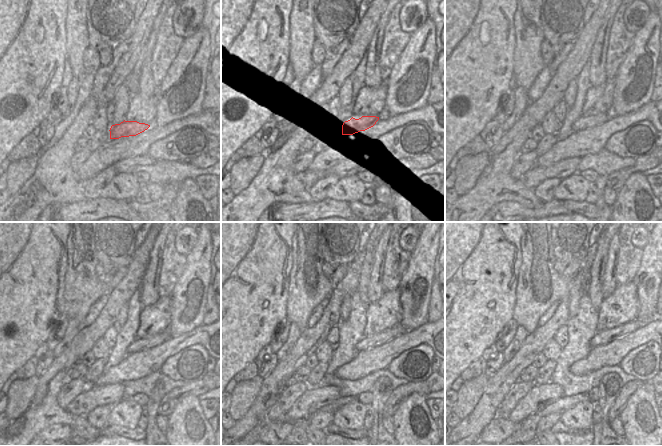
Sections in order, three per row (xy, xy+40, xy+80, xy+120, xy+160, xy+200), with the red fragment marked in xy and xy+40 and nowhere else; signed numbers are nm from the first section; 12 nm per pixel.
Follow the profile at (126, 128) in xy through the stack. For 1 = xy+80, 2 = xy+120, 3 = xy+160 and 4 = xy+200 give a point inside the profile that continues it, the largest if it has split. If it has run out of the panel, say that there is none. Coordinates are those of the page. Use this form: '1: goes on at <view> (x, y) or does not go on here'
1: goes on at xy+80 (582, 123)
2: goes on at xy+120 (137, 345)
3: goes on at xy+160 (371, 341)
4: goes on at xy+200 (606, 336)

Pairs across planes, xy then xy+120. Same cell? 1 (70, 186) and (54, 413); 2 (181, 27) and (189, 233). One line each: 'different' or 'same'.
1: same
2: same

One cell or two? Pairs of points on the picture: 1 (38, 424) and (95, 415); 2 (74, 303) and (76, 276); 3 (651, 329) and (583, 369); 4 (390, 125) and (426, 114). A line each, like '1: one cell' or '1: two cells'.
1: two cells
2: one cell
3: one cell
4: one cell

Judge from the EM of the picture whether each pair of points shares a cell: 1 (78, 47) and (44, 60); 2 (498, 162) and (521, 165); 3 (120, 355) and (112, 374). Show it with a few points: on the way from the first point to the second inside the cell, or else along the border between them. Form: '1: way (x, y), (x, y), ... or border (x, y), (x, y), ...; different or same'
1: border (65, 28), (66, 57); different
2: border (521, 153), (511, 168), (511, 175), (515, 179); different
3: border (128, 354), (120, 362), (103, 372); different

